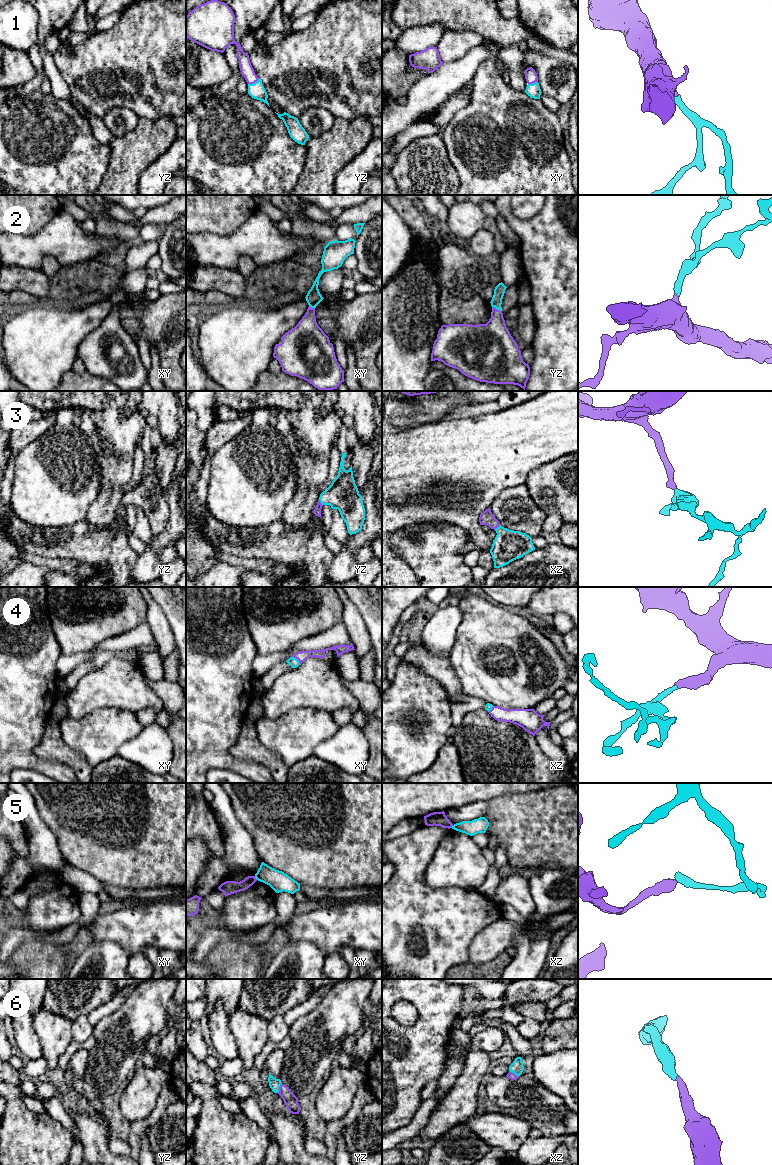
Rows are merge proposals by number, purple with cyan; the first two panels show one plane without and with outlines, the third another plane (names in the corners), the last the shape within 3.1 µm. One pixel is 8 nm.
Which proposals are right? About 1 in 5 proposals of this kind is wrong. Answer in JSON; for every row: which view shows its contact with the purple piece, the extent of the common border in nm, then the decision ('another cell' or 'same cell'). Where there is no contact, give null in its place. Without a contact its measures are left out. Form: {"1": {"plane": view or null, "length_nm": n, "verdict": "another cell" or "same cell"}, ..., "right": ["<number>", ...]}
{"1": {"plane": "yz", "length_nm": 100, "verdict": "same cell"}, "2": {"plane": "yz", "length_nm": 90, "verdict": "same cell"}, "3": {"plane": "xz", "length_nm": 60, "verdict": "same cell"}, "4": {"plane": "xy", "length_nm": 90, "verdict": "same cell"}, "5": {"plane": "xy", "length_nm": 40, "verdict": "another cell"}, "6": {"plane": "yz", "length_nm": 90, "verdict": "same cell"}, "right": ["1", "2", "3", "4", "6"]}

